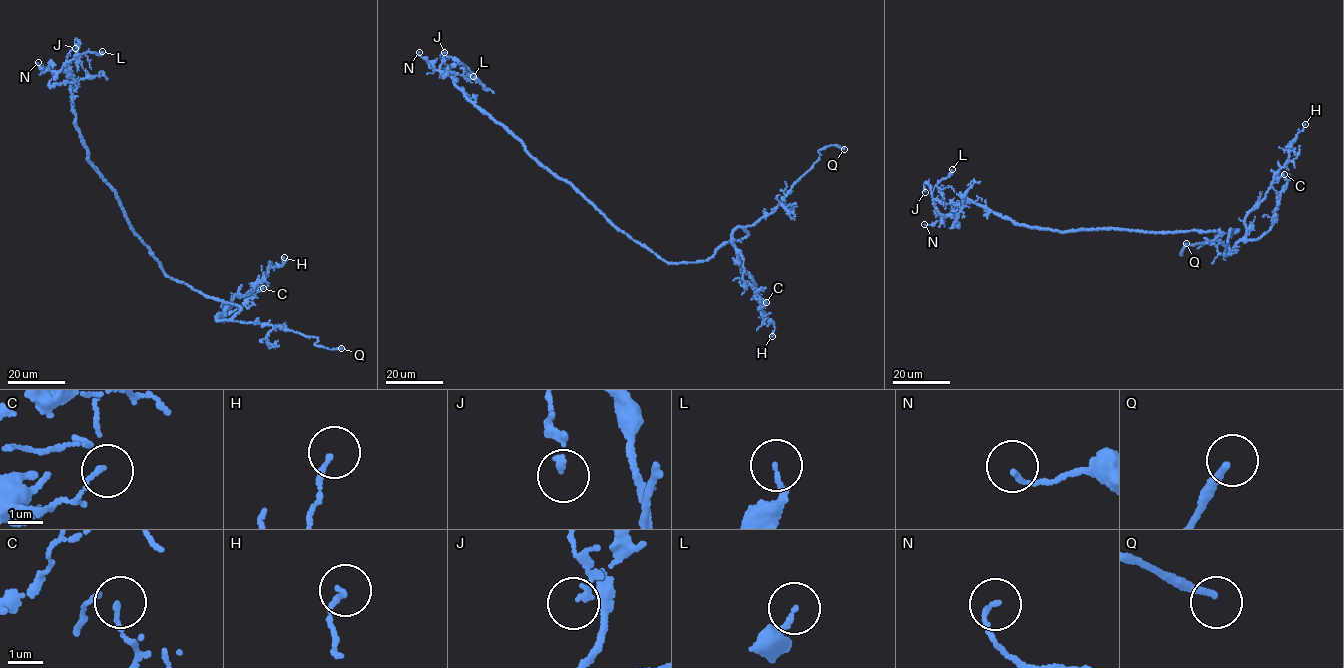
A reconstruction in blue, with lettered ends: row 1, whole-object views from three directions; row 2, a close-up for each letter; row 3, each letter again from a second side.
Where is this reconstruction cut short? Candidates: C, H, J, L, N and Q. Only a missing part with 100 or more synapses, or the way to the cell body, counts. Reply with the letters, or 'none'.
Q

